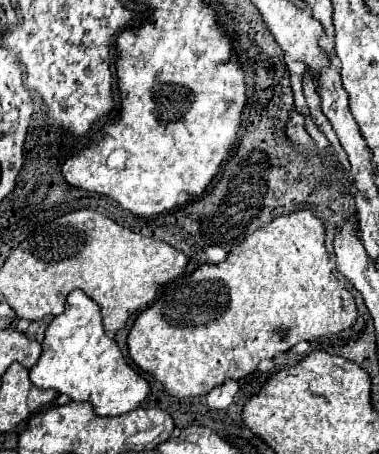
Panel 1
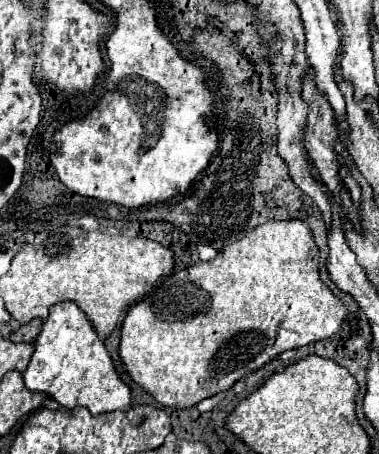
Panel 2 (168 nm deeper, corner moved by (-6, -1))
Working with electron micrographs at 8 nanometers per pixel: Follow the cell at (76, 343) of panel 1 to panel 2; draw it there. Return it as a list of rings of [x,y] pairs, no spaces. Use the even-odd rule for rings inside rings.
[[[58,302],[50,308],[34,340],[30,364],[22,376],[30,392],[44,392],[64,408],[84,406],[92,414],[130,408],[130,388],[116,374],[112,358],[104,342],[96,336],[90,320],[86,320],[84,312],[72,302]]]

